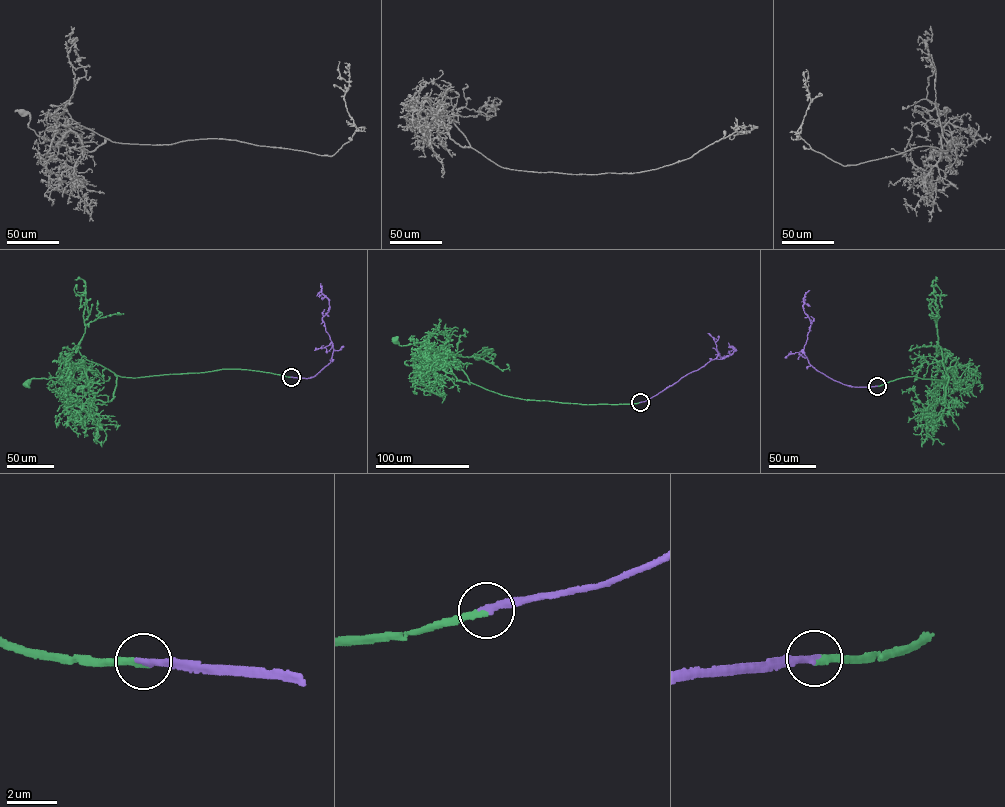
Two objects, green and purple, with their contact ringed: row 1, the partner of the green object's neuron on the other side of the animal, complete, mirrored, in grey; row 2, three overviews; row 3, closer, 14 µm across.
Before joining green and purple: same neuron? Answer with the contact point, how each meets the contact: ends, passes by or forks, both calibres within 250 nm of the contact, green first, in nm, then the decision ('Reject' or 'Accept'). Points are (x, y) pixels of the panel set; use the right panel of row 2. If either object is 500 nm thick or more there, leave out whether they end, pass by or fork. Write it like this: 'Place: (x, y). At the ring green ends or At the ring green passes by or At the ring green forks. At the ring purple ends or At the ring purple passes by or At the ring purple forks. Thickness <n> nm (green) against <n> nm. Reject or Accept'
Place: (877, 386). At the ring green ends. At the ring purple ends. Thickness 240 nm (green) against 280 nm. Accept

